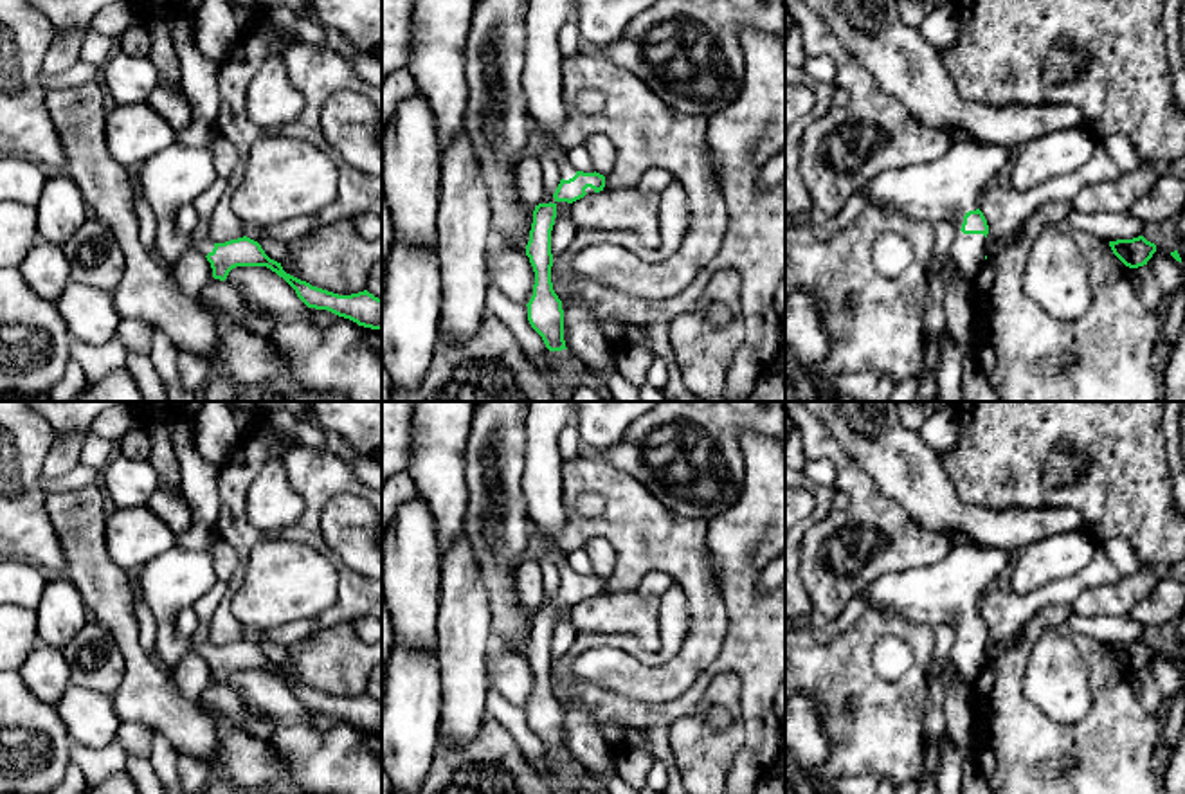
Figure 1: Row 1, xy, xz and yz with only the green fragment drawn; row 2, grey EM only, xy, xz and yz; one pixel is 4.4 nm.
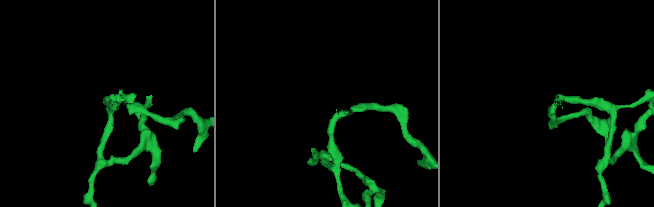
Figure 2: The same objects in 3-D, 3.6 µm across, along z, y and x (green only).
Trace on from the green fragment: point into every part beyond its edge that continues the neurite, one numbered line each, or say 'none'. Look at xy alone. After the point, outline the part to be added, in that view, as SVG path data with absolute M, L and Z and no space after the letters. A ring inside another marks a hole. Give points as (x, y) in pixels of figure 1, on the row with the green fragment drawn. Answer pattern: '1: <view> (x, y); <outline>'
1: xy (177, 175); M175 140L137 169L137 193L155 214L157 252L169 270L191 248L198 248L204 256L214 248L213 239L193 241L189 234L173 232L178 209L193 203L218 176L211 142L187 146Z

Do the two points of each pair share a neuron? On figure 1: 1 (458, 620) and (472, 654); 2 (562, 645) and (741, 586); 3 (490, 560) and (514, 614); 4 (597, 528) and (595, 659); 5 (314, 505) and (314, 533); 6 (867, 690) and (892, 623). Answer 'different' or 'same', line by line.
1: same
2: different
3: same
4: same
5: same
6: same

